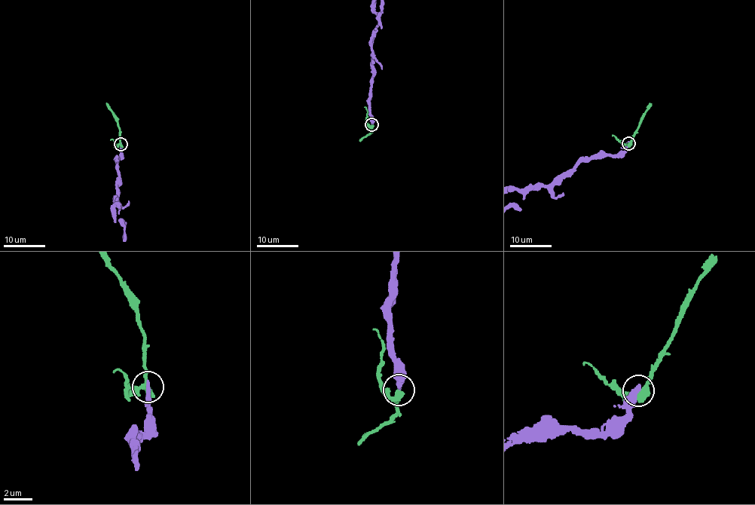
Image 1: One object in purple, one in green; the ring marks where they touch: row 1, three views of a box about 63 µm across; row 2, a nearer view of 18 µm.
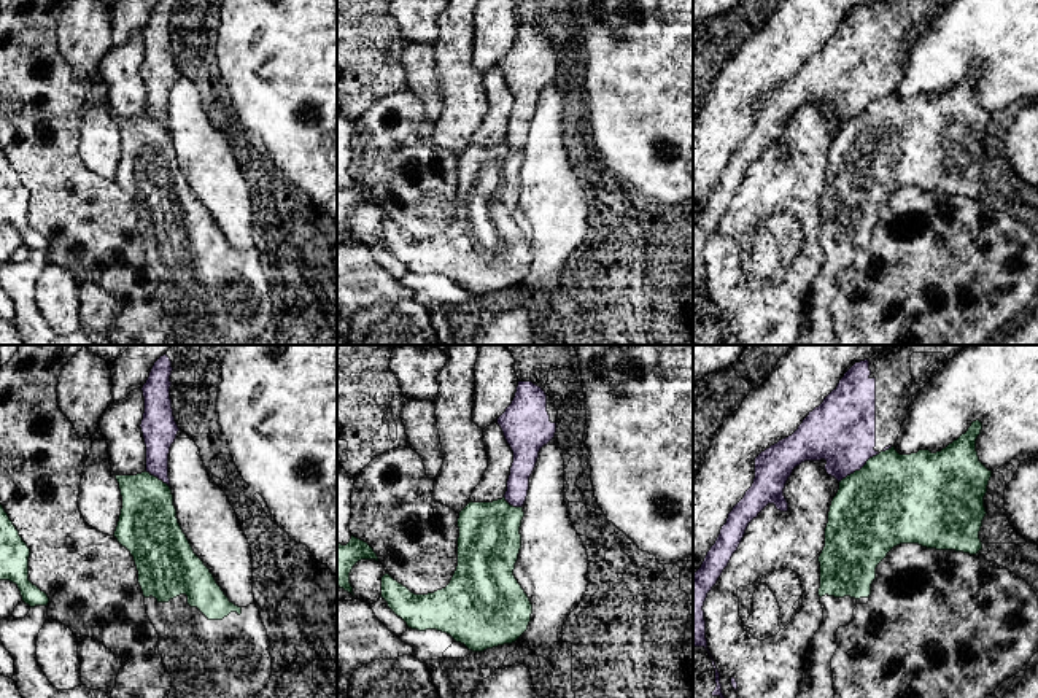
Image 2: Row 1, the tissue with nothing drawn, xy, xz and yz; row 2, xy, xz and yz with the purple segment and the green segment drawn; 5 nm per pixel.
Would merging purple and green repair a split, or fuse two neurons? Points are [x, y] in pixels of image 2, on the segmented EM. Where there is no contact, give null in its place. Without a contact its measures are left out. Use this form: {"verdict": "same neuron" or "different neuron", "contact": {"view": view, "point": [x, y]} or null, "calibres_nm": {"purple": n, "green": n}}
{"verdict": "different neuron", "contact": {"view": "yz", "point": [859, 469]}, "calibres_nm": {"purple": 340, "green": 460}}

